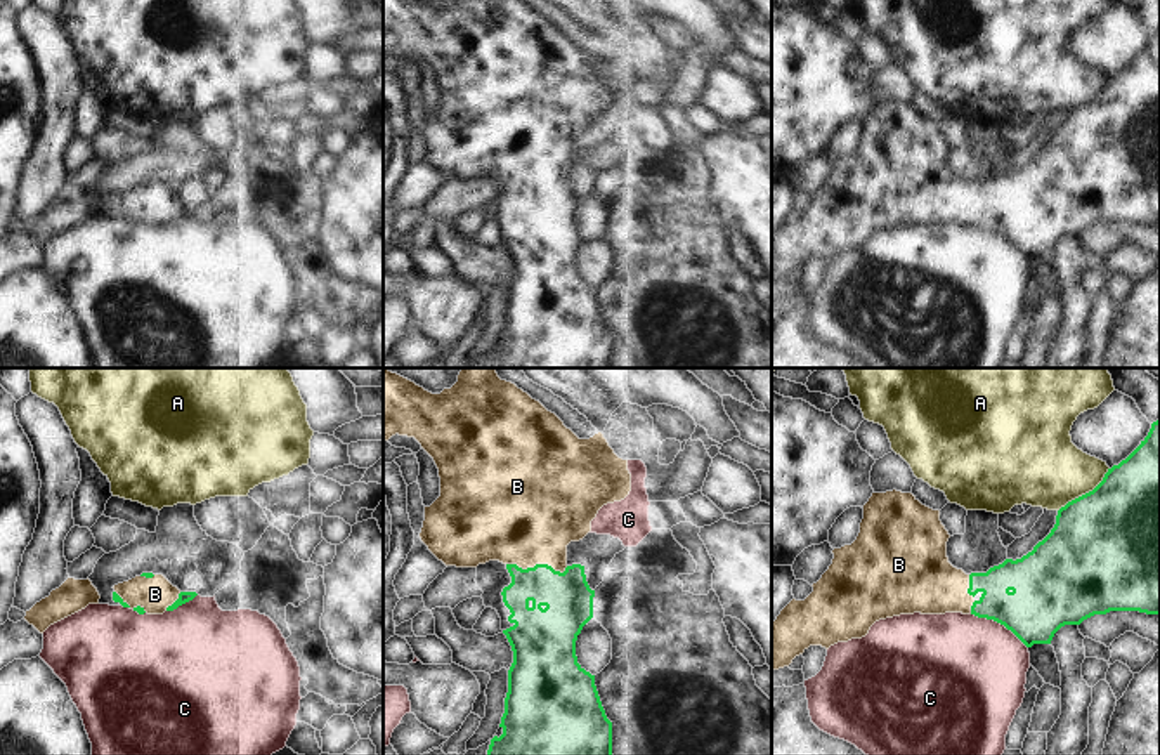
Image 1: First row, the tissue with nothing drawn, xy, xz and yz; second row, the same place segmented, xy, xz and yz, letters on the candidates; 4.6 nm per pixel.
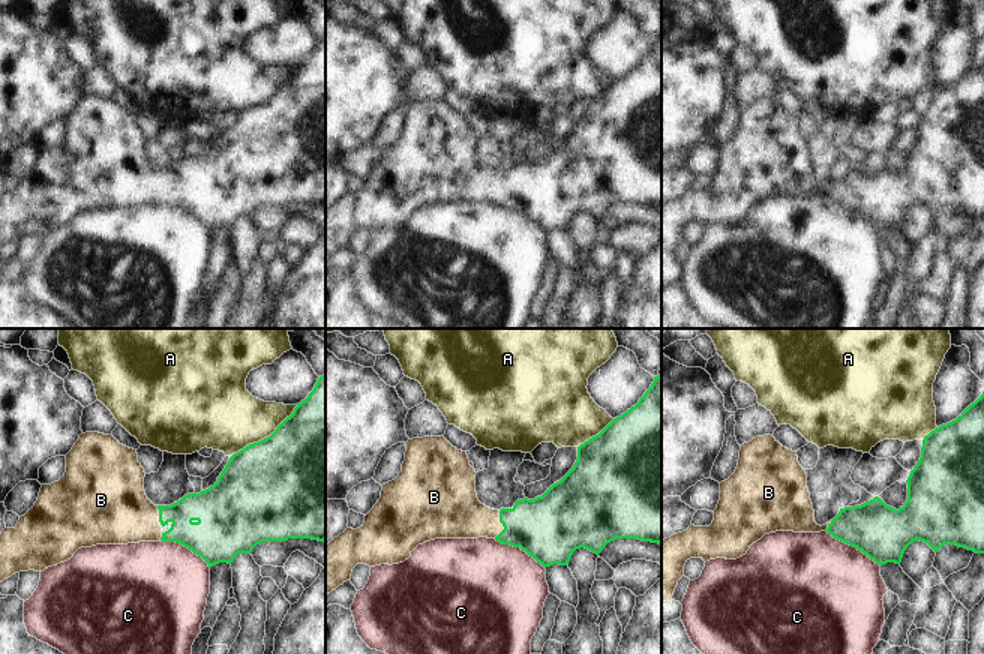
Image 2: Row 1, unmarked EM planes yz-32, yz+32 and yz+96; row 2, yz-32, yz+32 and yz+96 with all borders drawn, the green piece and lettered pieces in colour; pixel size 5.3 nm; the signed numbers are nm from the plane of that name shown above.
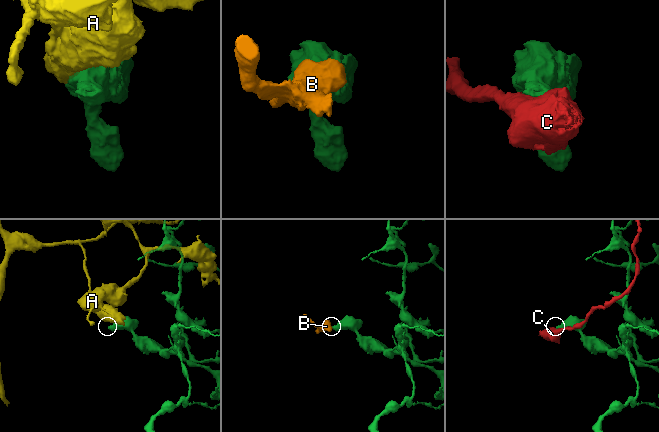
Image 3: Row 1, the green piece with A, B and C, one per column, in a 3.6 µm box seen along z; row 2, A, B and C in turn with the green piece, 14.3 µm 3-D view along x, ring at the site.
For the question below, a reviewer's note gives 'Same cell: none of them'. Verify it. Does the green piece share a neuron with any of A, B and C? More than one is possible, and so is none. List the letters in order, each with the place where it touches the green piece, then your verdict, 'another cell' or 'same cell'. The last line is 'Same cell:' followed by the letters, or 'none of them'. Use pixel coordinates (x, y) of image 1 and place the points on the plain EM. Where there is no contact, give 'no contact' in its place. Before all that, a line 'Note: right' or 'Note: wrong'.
Note: wrong
A: meets green in yz at (1086, 105); another cell
B: meets green in xz at (538, 176); same cell
C: meets green in yz at (999, 233); another cell
Same cell: B

